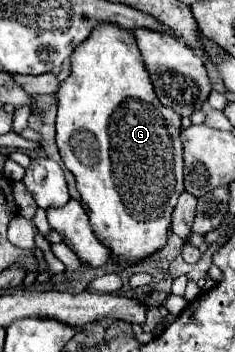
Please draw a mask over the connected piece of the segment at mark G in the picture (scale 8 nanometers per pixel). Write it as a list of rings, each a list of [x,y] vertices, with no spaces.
[[[101,23],[99,27],[95,27],[93,35],[81,43],[81,47],[77,47],[77,51],[73,51],[71,55],[71,75],[61,83],[59,91],[57,91],[57,99],[59,99],[59,109],[57,109],[57,147],[59,153],[63,157],[65,167],[75,175],[77,181],[77,191],[81,195],[81,203],[89,215],[89,225],[93,229],[93,233],[97,235],[97,239],[101,239],[101,243],[105,247],[109,247],[111,255],[115,255],[119,259],[121,265],[135,265],[143,259],[147,259],[149,255],[157,253],[159,249],[165,247],[169,231],[171,231],[171,213],[177,205],[177,197],[183,193],[183,147],[179,141],[179,133],[181,133],[181,117],[173,111],[167,109],[159,103],[153,85],[149,83],[149,75],[145,73],[145,65],[141,63],[141,53],[137,49],[137,43],[133,39],[133,33],[127,29],[119,29],[113,23]]]

